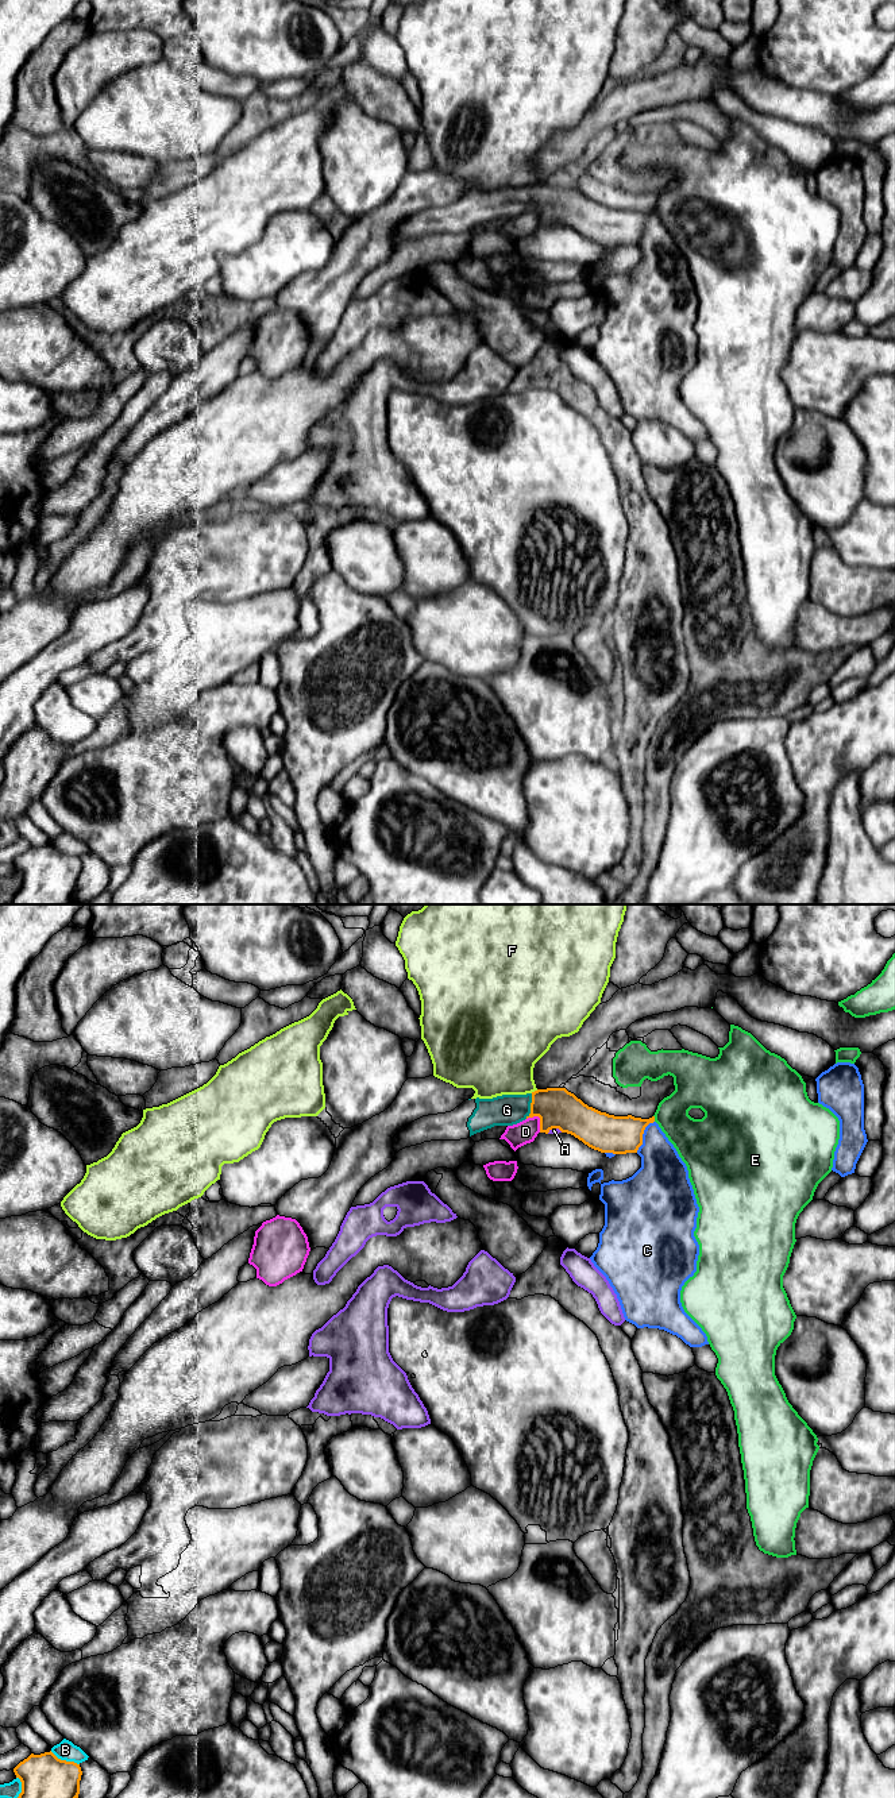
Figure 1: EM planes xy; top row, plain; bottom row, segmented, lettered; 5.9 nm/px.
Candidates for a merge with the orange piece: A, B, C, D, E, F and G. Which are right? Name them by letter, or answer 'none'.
G

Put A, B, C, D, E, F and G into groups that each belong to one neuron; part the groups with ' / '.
A / B / C / D / E / F / G

